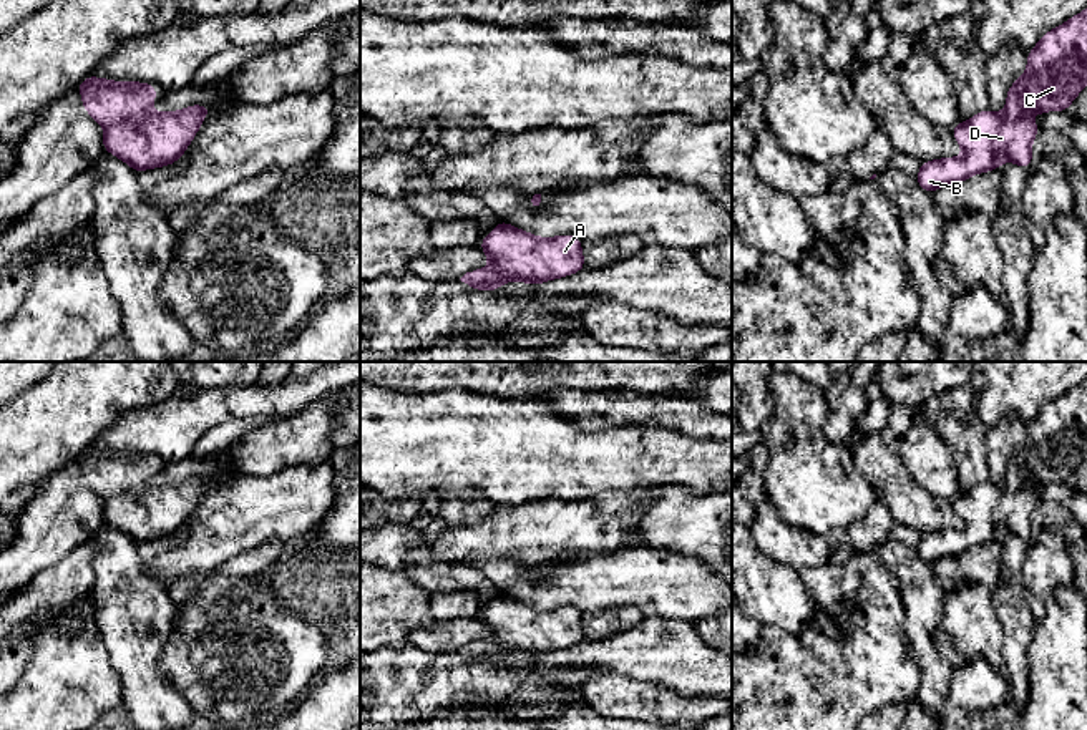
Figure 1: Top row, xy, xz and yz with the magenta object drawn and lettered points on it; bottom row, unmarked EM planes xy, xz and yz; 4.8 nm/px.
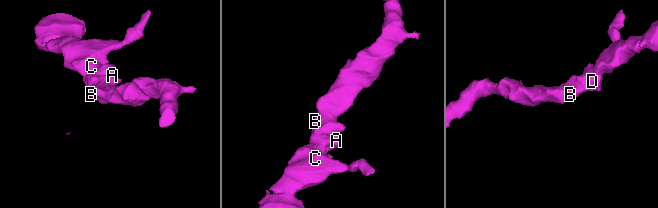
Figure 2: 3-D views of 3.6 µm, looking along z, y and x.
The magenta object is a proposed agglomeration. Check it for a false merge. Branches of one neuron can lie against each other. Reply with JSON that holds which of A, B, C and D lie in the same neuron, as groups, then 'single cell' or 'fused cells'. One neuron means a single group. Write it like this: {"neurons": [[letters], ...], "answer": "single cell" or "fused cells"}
{"neurons": [["A", "B", "C", "D"]], "answer": "single cell"}

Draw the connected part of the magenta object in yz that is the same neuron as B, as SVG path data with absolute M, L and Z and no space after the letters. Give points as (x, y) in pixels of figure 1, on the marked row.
M1087 8L1082 13L1070 17L1060 27L1046 32L1039 43L1027 51L1027 70L1019 76L1006 96L1006 110L1002 113L994 113L989 108L974 114L964 123L958 123L951 128L956 143L964 149L963 158L941 158L921 163L916 174L916 181L923 191L934 192L944 186L959 186L964 179L999 169L1004 161L1012 161L1022 169L1029 171L1032 163L1032 139L1041 131L1034 119L1026 119L1027 113L1039 114L1046 111L1067 111L1070 103L1079 96L1079 93L1087 85Z

